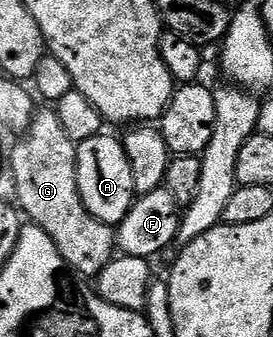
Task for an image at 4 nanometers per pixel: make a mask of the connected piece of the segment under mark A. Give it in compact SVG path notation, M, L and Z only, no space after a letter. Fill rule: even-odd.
M100 134L77 145L77 182L85 206L101 222L118 226L135 203L133 170L129 170L129 158L123 149L122 139L117 135Z

